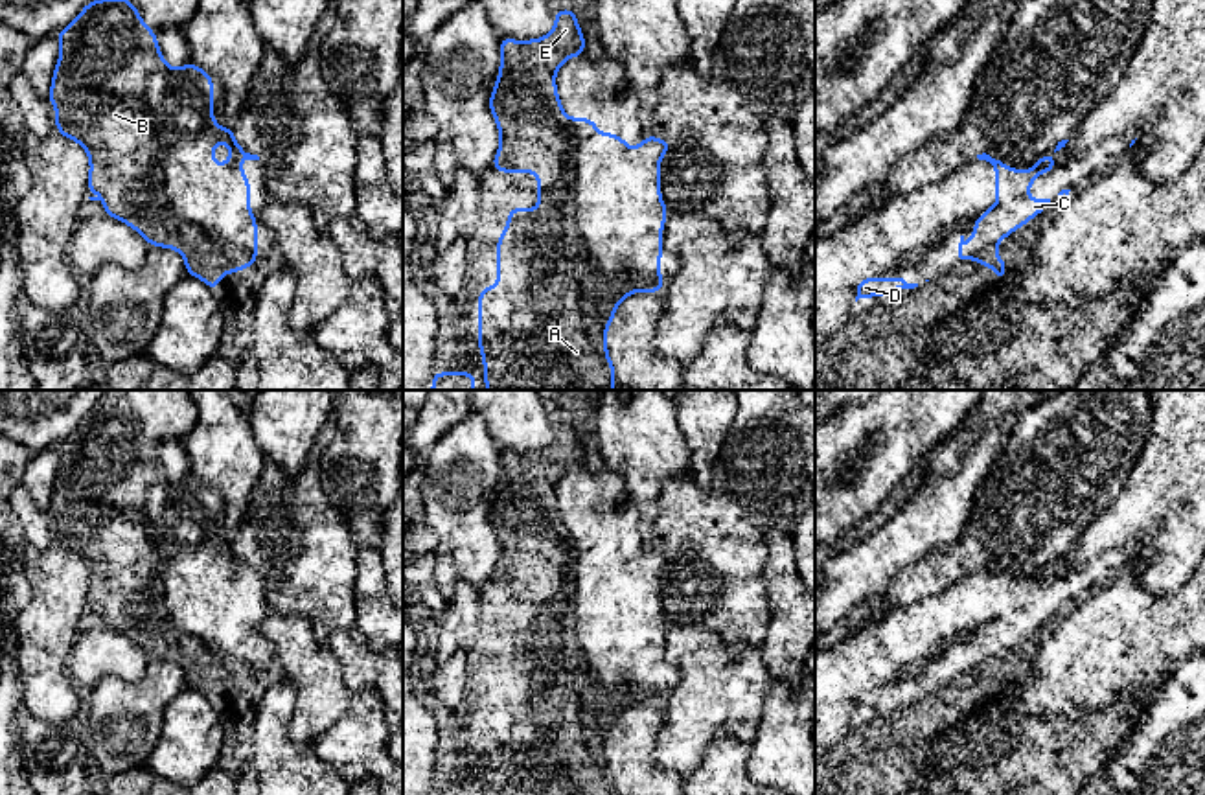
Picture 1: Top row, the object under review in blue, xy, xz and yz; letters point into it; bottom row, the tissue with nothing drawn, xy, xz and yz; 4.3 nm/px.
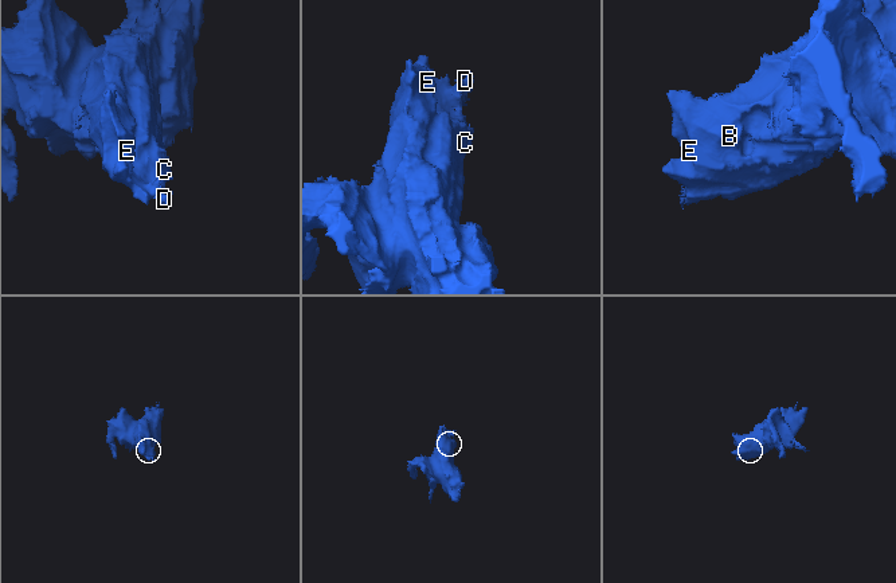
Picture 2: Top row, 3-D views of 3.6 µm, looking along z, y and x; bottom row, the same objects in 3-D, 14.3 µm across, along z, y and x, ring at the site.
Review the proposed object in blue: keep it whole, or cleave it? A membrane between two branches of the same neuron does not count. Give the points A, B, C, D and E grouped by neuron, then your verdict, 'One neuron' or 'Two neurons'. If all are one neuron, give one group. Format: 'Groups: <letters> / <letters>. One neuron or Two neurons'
Groups: A B C D E. One neuron

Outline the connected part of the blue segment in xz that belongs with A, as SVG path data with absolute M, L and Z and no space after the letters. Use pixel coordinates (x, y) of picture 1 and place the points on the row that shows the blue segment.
M572 7L554 11L554 29L539 39L515 40L500 37L499 77L489 96L489 112L495 118L500 144L491 160L499 173L535 173L537 175L537 208L524 210L519 204L508 212L508 225L497 239L497 285L478 289L478 351L486 370L486 390L614 390L614 363L607 353L607 326L614 322L616 307L631 293L664 293L660 259L662 259L662 228L668 208L660 197L660 158L671 149L664 138L644 136L638 147L627 147L625 138L614 132L598 132L594 118L568 118L557 96L556 74L561 64L572 57L585 55L587 39L578 24Z

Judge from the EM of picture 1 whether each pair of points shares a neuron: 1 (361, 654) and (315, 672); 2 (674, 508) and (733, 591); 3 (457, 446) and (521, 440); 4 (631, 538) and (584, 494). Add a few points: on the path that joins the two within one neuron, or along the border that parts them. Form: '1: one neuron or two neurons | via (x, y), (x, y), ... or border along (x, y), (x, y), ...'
1: two neurons | border along (322, 639), (341, 665), (343, 681), (354, 692)
2: one neuron | via (694, 529), (716, 551), (718, 565), (723, 571)
3: two neurons | border along (473, 409), (482, 418), (488, 435), (501, 448)
4: one neuron | via (617, 523), (593, 516), (587, 508)

